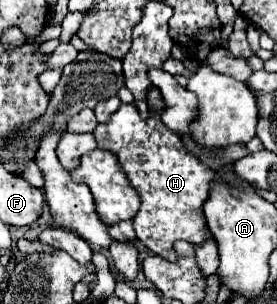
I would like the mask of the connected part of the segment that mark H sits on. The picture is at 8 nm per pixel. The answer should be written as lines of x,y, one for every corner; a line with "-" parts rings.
120,105
108,123
94,129
94,139
100,149
112,151
118,157
126,177
138,191
140,211
132,223
136,237
154,255
176,262
174,243
178,239
190,241
194,245
202,245
204,241
212,239
212,233
206,229
202,205
208,197
214,173
198,159
198,155
184,147
182,139
176,137
176,133
172,133
160,121
160,117
142,119
136,105

